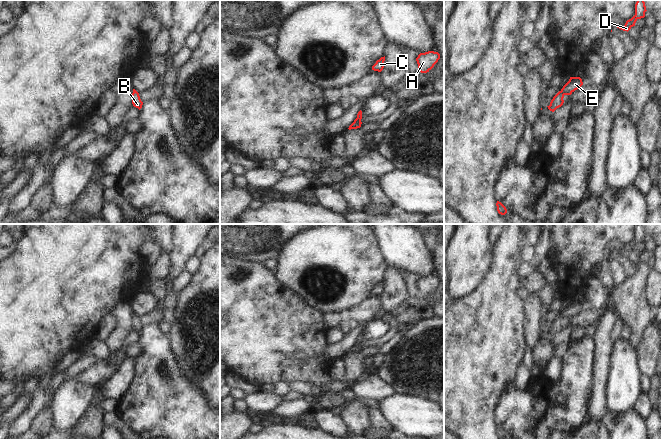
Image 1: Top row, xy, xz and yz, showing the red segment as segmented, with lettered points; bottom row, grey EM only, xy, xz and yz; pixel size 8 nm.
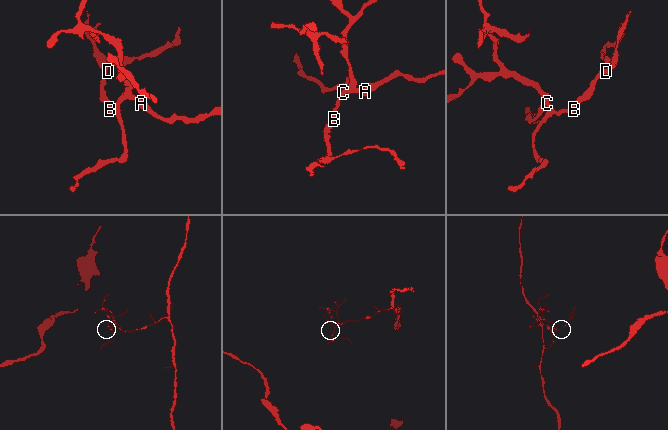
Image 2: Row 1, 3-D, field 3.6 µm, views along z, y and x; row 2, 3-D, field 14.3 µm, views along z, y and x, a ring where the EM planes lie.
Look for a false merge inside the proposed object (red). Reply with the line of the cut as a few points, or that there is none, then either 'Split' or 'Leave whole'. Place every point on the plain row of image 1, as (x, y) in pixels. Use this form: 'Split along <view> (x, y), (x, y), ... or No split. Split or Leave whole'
No split. Leave whole.

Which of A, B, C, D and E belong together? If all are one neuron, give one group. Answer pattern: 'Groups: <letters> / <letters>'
Groups: A B C D E.

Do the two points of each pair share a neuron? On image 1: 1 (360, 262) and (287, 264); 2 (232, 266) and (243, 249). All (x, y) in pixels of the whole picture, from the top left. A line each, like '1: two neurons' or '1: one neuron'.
1: one neuron
2: two neurons

